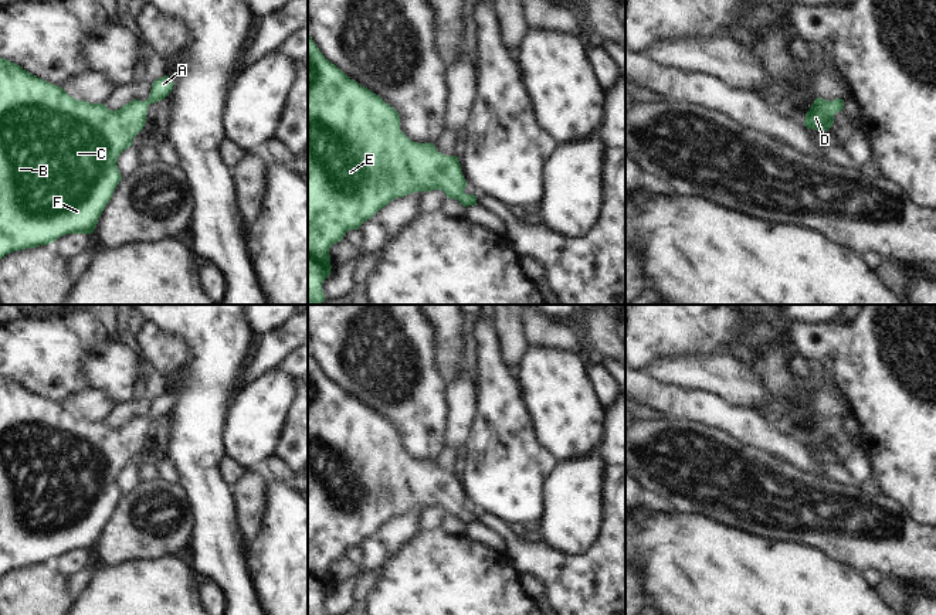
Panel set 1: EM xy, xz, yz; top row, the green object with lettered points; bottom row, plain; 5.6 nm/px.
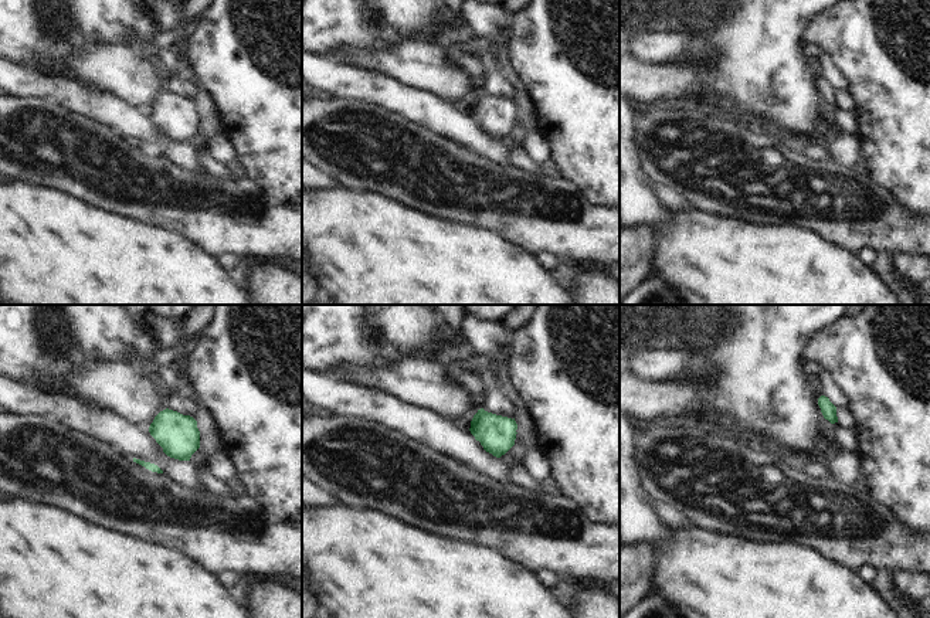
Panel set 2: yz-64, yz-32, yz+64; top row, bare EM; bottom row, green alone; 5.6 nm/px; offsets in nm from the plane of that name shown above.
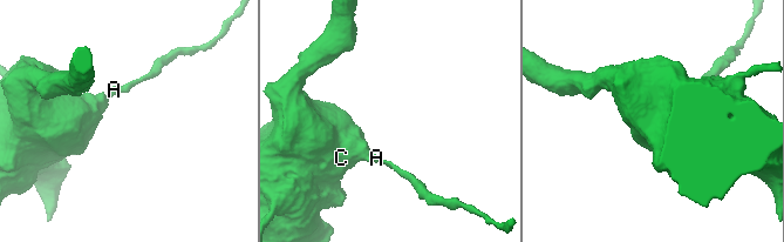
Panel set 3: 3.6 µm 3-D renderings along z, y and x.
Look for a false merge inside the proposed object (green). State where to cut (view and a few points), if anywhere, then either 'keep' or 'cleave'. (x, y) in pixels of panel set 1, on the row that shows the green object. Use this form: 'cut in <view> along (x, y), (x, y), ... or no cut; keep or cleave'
no cut; keep

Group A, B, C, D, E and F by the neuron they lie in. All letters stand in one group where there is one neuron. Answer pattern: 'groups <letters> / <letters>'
groups A B C D E F

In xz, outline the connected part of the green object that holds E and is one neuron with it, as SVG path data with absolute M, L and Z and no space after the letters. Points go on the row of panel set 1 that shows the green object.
M308 37L308 305L325 302L322 283L332 269L329 248L347 231L359 230L394 198L417 191L442 190L464 207L477 205L477 197L465 194L465 187L457 156L440 153L434 143L411 142L400 130L399 112L326 60Z

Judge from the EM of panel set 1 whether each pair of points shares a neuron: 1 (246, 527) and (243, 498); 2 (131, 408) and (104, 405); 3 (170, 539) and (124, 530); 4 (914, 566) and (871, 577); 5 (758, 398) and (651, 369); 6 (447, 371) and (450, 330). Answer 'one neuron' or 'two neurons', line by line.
1: one neuron
2: two neurons
3: one neuron
4: two neurons
5: one neuron
6: one neuron

